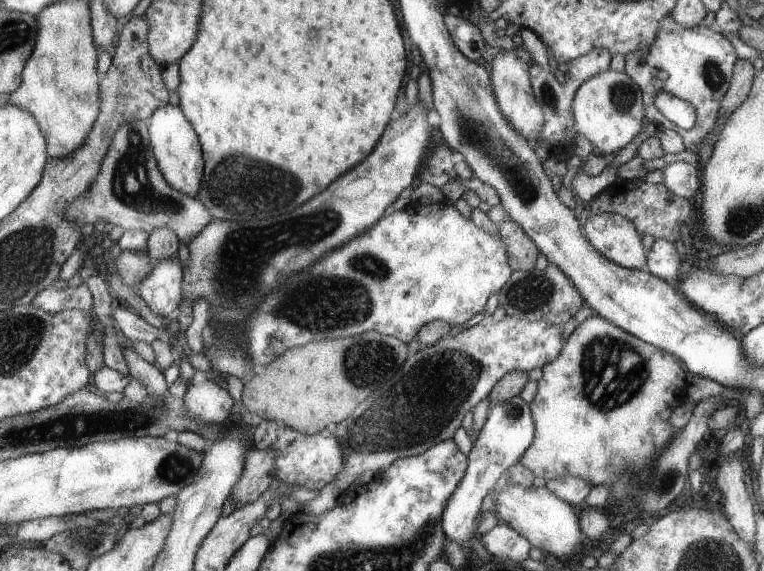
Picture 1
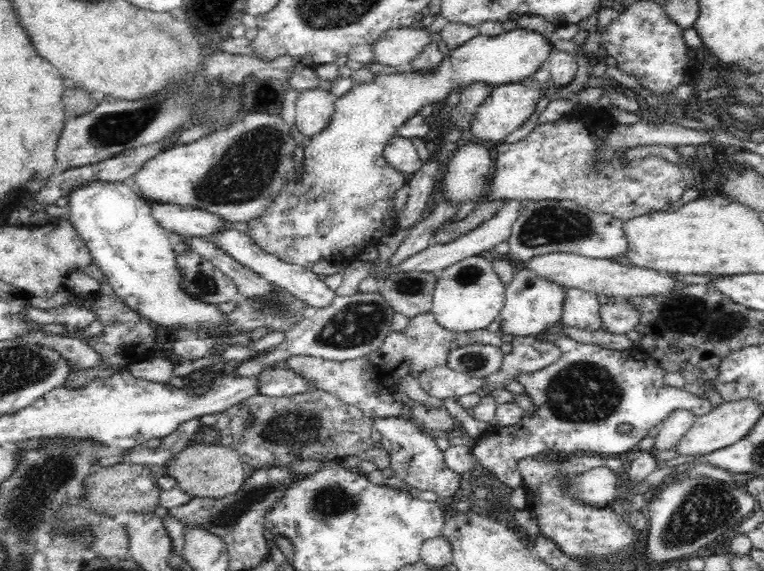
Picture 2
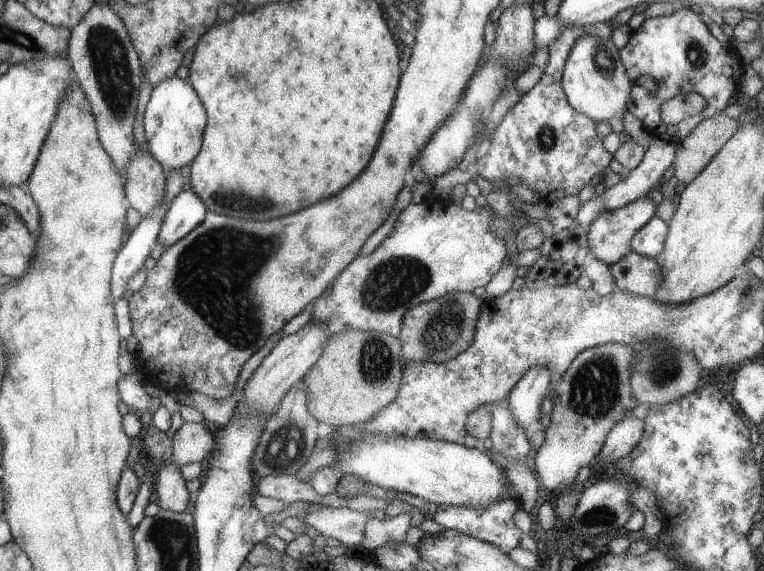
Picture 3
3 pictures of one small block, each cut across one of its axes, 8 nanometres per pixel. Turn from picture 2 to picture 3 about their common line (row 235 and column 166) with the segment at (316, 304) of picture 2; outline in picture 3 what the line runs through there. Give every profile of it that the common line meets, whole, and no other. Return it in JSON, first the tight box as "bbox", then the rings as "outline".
{"bbox":[158,190,208,250],"outline":[[[184,190],[170,202],[170,208],[164,216],[162,228],[158,236],[158,243],[163,250],[174,246],[190,231],[202,224],[208,212],[206,204],[198,194],[191,190]]]}

